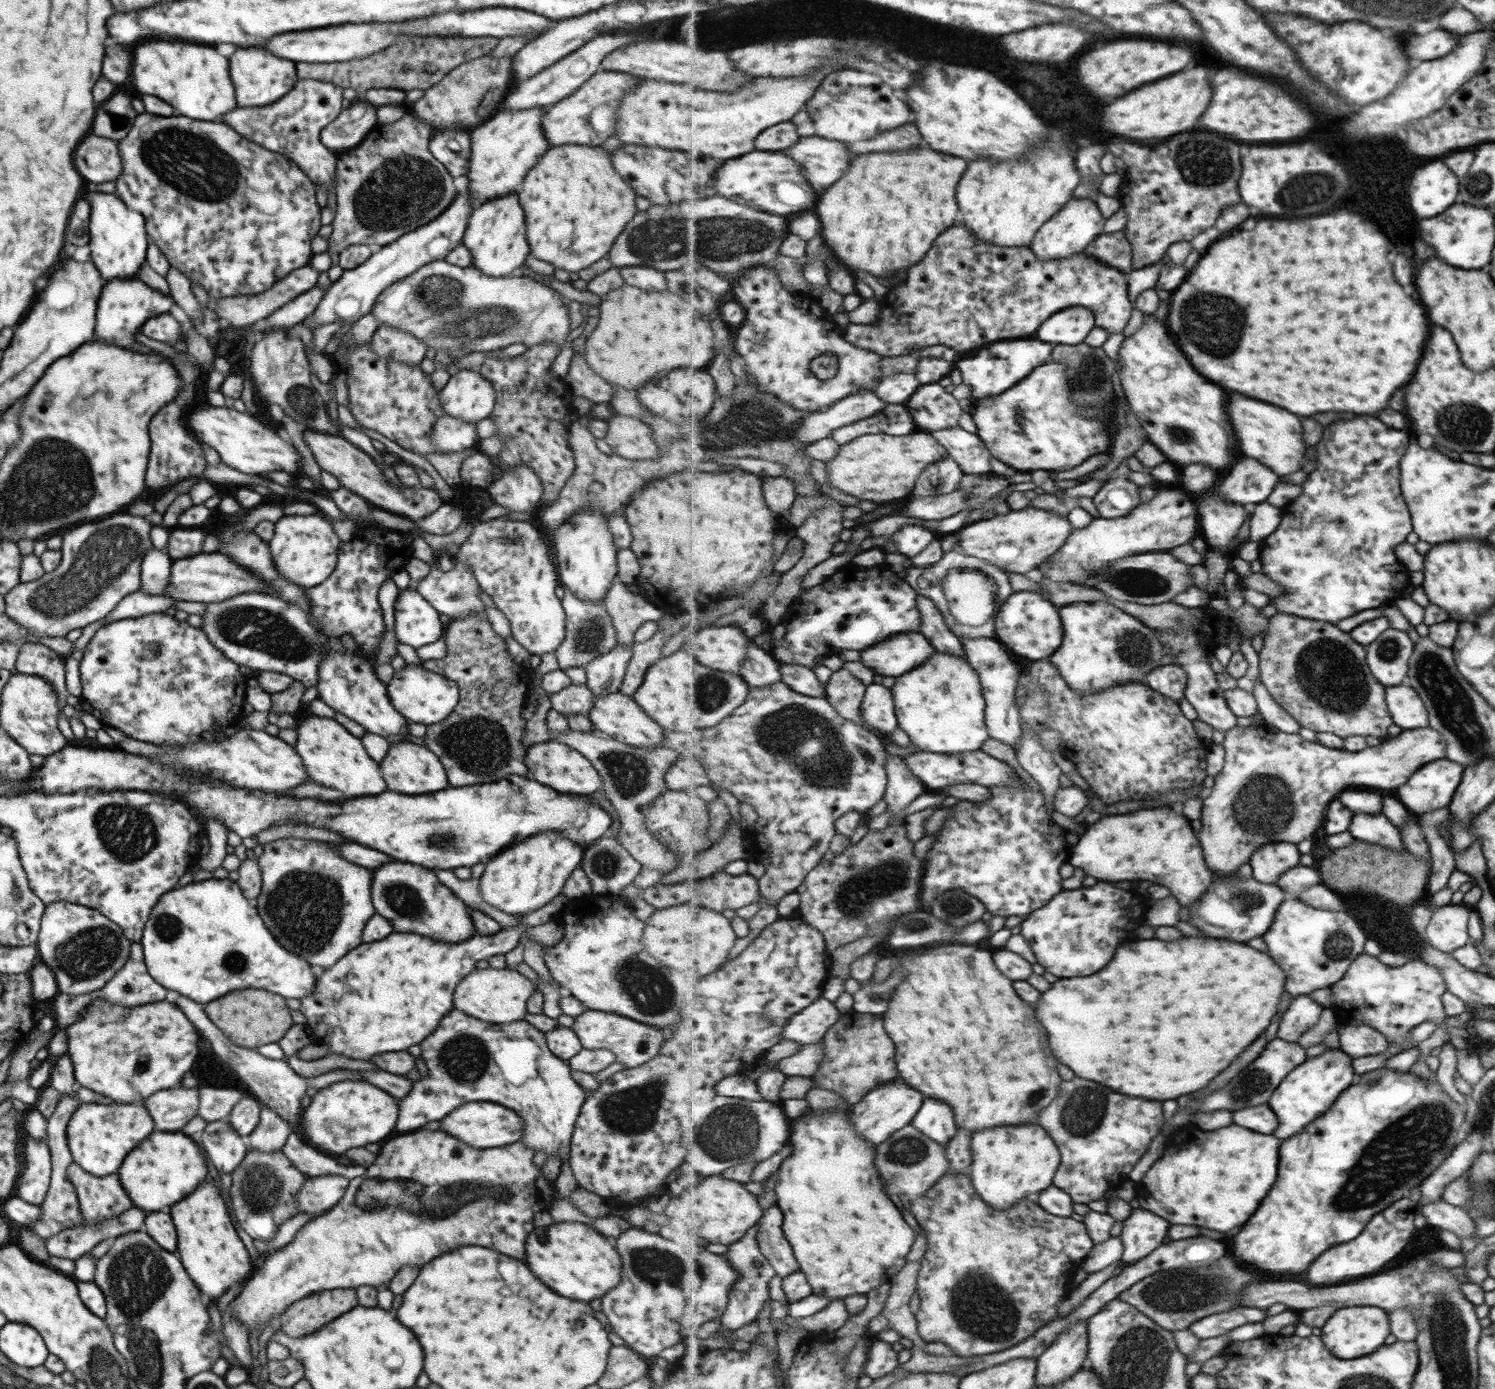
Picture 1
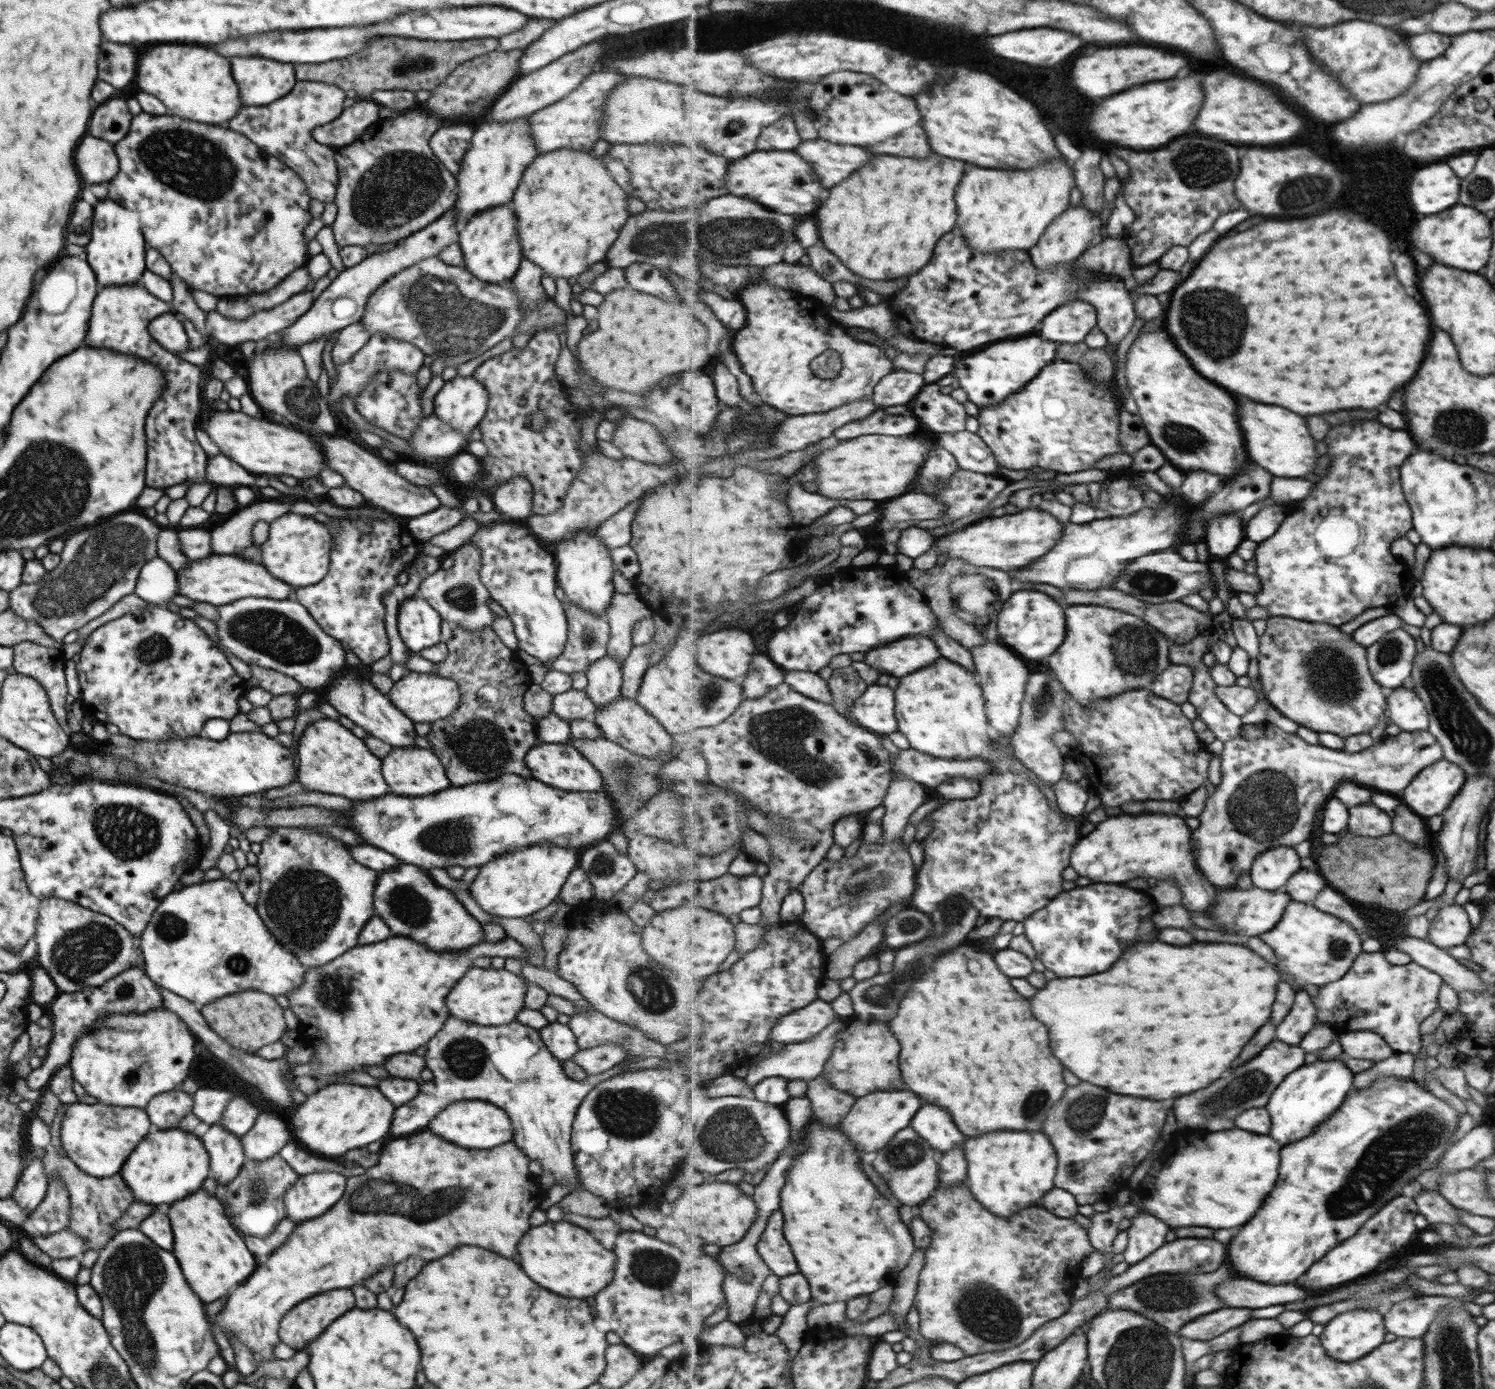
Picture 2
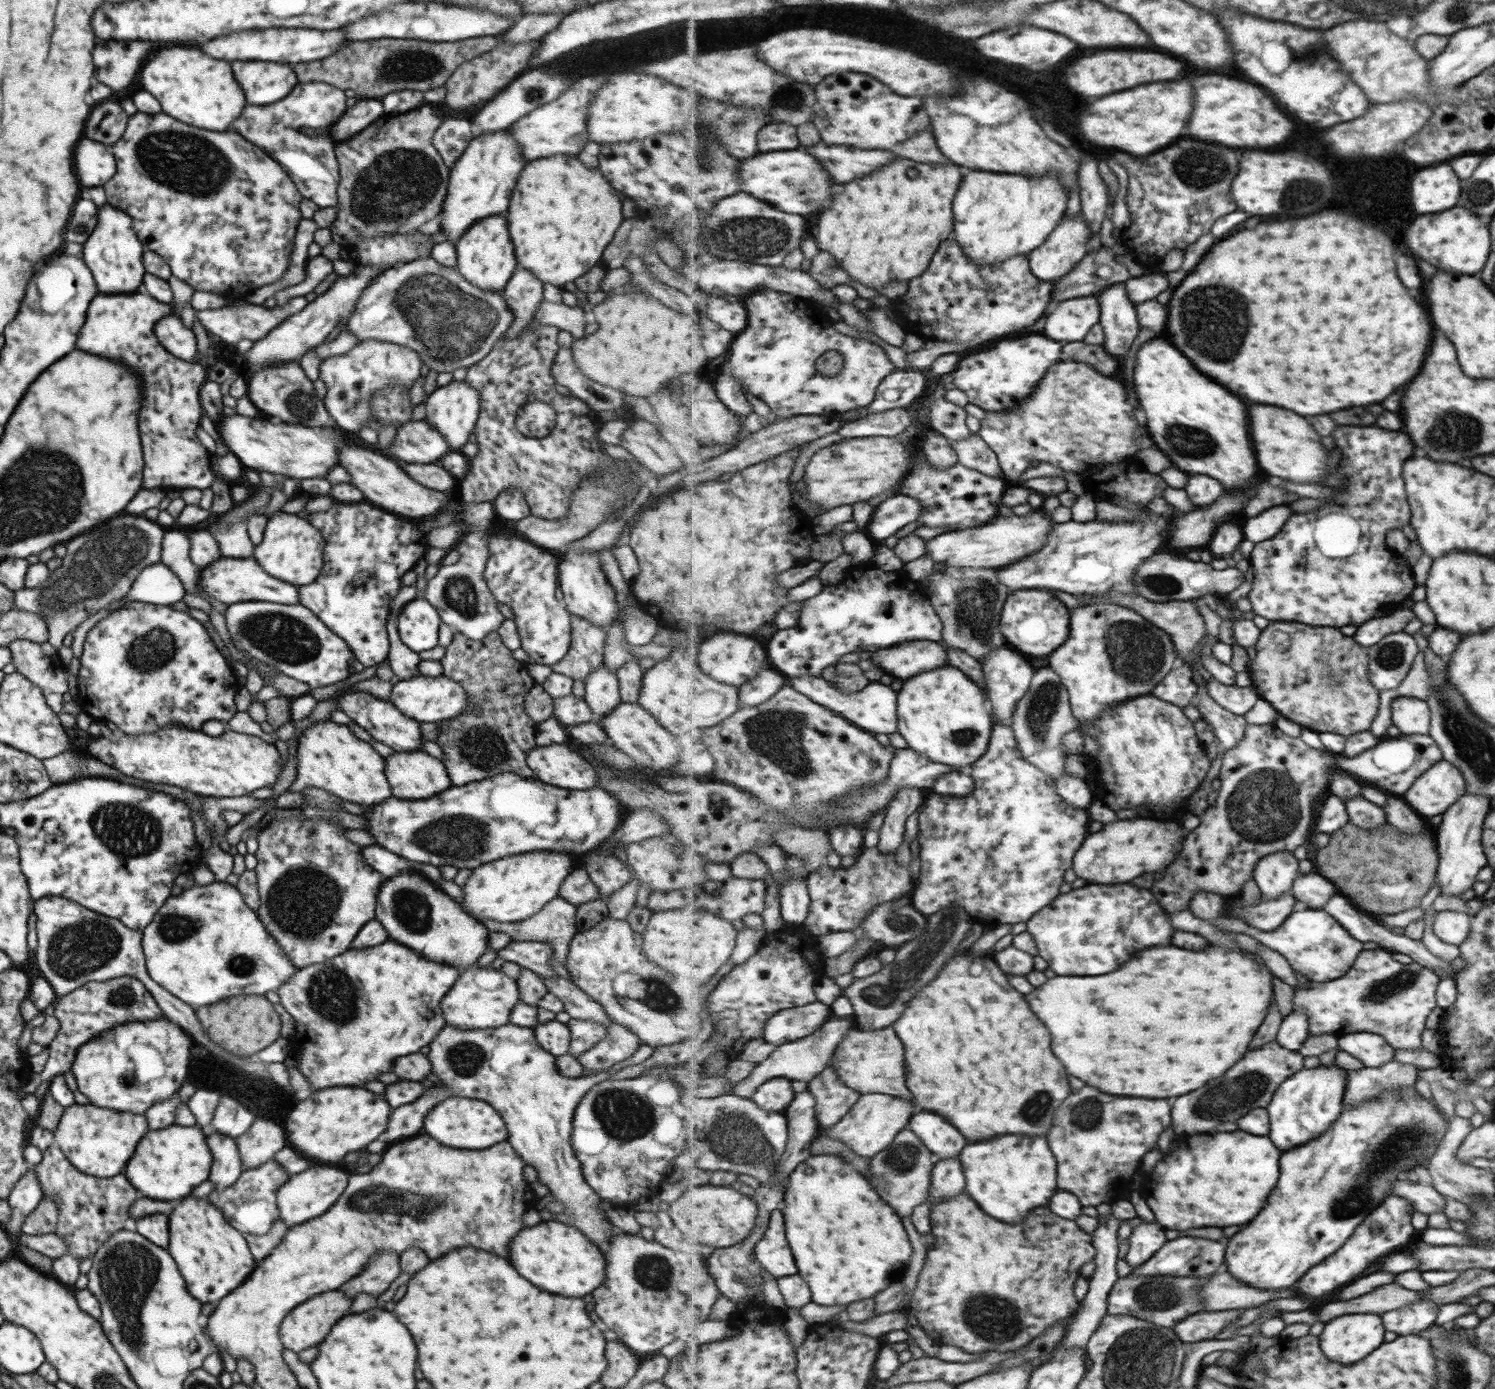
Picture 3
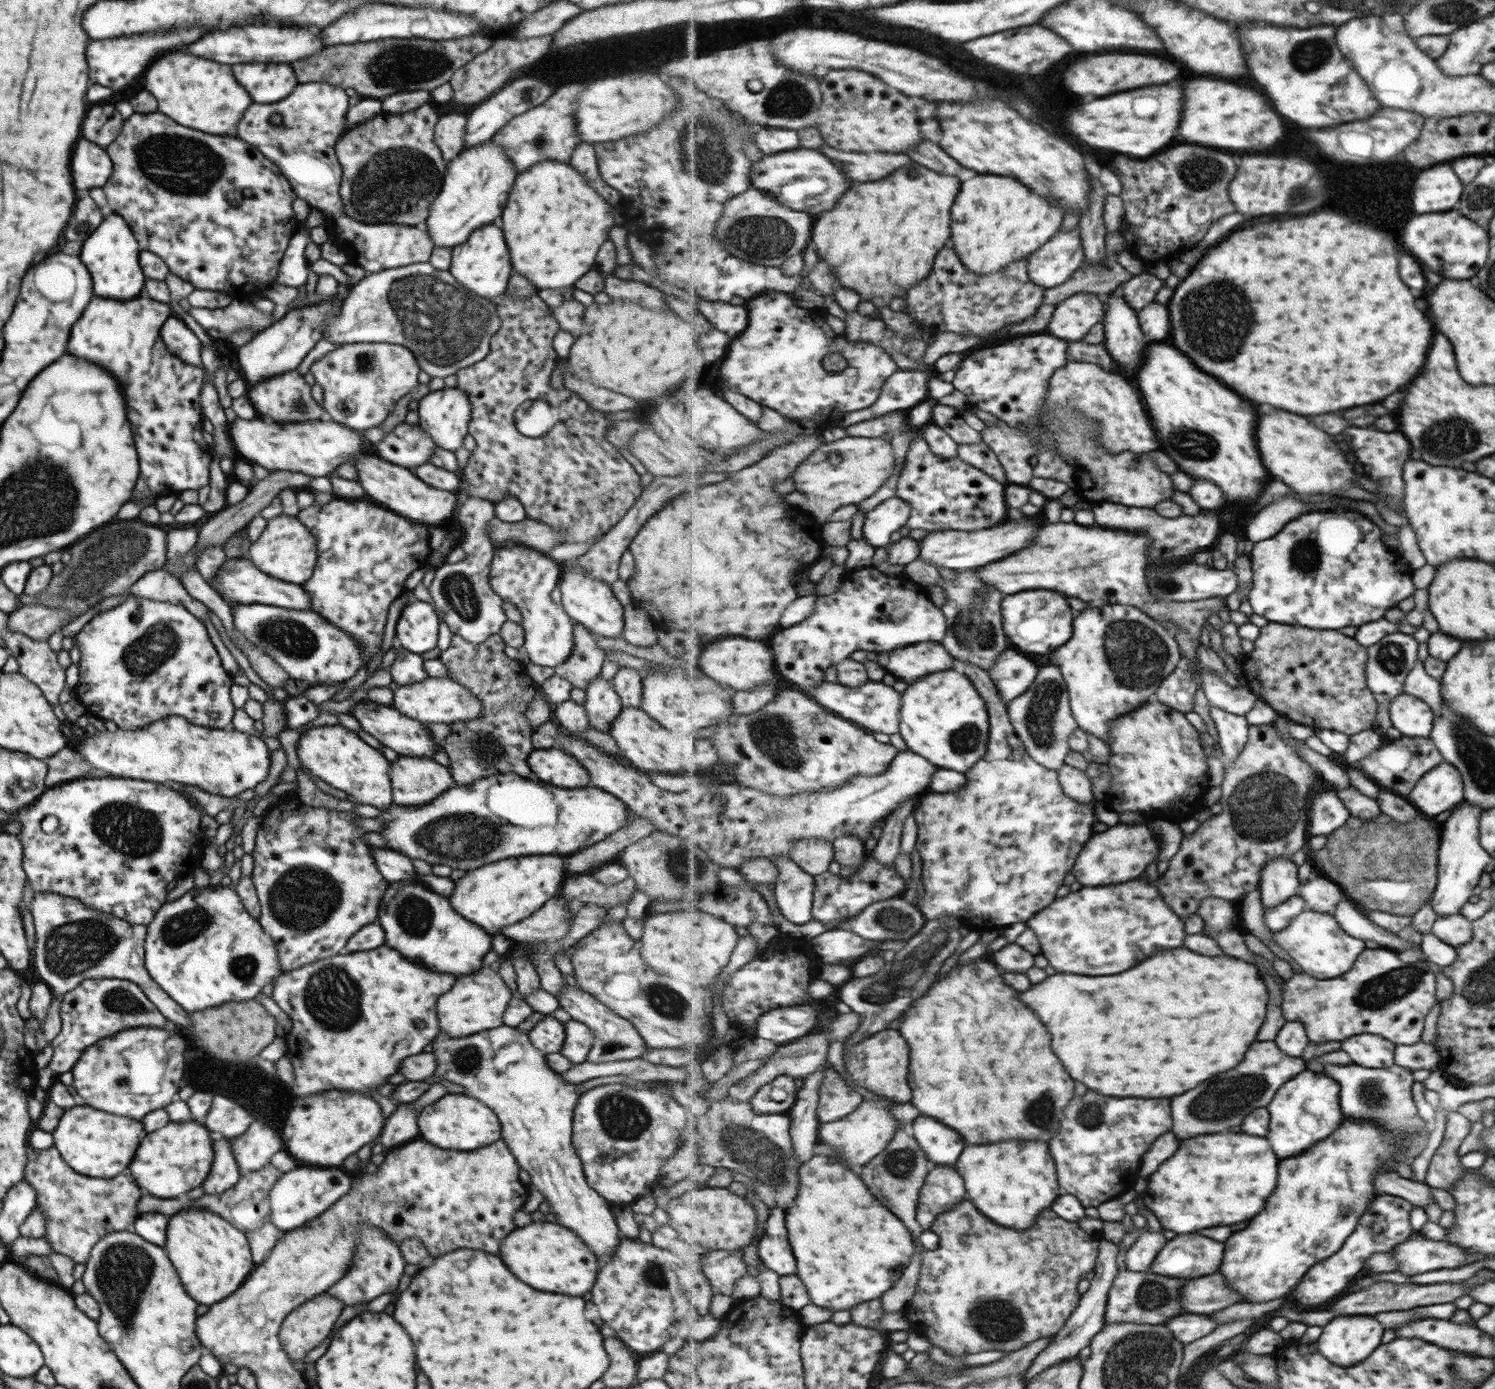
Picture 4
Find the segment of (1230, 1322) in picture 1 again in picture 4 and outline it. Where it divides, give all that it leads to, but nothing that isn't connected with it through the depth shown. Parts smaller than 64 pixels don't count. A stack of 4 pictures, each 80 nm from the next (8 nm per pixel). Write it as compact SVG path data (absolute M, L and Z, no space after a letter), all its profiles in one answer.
M1185 1312L1163 1325L1167 1325L1184 1344L1191 1344L1203 1336L1209 1336L1219 1326L1211 1316L1195 1316Z

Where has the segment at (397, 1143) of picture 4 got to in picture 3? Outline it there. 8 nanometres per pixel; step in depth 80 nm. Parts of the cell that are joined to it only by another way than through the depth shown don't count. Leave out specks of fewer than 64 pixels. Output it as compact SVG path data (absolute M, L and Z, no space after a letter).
M509 1022L497 1028L471 1030L459 1030L445 1025L435 1036L435 1040L431 1040L427 1054L431 1072L443 1084L425 1088L417 1102L395 1108L381 1139L388 1146L391 1142L404 1141L401 1138L416 1136L423 1126L425 1114L447 1096L483 1100L505 1120L505 1128L509 1130L505 1141L524 1165L535 1168L537 1178L547 1186L553 1200L563 1204L563 1213L569 1215L571 1224L581 1230L595 1246L599 1246L601 1242L607 1244L612 1238L610 1232L613 1226L599 1206L601 1198L584 1181L581 1165L575 1159L570 1146L573 1113L582 1096L594 1084L604 1081L625 1066L643 1062L645 1058L649 1058L651 1049L641 1043L629 1058L616 1062L605 1071L567 1078L557 1070L555 1057L536 1043L534 1032L530 1028L518 1027Z

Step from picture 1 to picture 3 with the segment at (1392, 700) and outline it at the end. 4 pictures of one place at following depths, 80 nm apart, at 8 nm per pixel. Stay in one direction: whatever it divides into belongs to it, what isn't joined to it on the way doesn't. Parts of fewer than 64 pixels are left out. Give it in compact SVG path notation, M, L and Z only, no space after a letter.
M1398 696L1391 703L1391 726L1404 735L1427 735L1430 728L1430 708L1425 700Z

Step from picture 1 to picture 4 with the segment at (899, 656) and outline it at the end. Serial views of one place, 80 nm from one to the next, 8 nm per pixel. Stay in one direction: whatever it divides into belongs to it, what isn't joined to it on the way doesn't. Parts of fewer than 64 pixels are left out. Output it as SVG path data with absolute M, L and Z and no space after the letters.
M942 643L912 644L893 652L881 652L879 664L905 682L915 682L921 676L951 670L956 660Z

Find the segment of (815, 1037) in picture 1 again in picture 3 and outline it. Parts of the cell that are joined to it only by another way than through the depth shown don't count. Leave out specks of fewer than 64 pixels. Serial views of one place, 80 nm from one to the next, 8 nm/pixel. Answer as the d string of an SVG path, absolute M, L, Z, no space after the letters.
M819 1001L782 1010L767 1021L764 1039L777 1046L795 1042L813 1034L833 1017L832 1007Z

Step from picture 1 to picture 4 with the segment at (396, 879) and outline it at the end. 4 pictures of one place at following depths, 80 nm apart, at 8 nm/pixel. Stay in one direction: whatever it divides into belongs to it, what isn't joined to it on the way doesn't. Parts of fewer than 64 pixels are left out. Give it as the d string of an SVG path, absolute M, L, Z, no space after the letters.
M417 881L388 883L380 898L376 922L384 932L385 944L409 960L437 972L466 975L483 966L481 959L492 947L490 935L487 936L482 927L463 920L457 912L453 912L447 900L447 897L429 892L425 885Z

